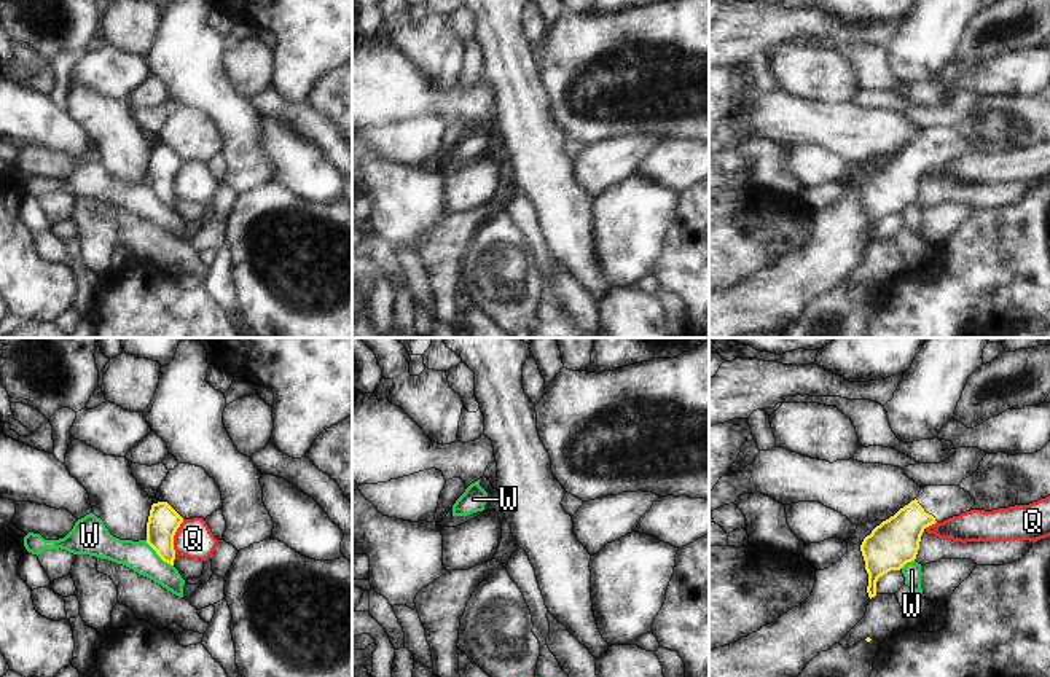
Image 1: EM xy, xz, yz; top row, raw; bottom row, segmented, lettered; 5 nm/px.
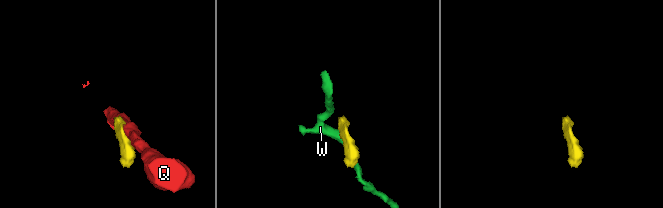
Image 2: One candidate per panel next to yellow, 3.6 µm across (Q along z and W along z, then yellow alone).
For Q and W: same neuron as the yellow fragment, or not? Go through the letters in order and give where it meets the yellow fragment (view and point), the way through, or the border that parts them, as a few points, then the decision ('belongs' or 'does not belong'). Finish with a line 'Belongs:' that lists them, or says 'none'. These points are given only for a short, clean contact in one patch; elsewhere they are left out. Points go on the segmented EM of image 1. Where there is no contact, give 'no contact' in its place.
Q: xy (172, 537) | does not belong
W: xy (158, 555) | along xy (145, 540), (172, 566) | does not belong
Belongs: none

